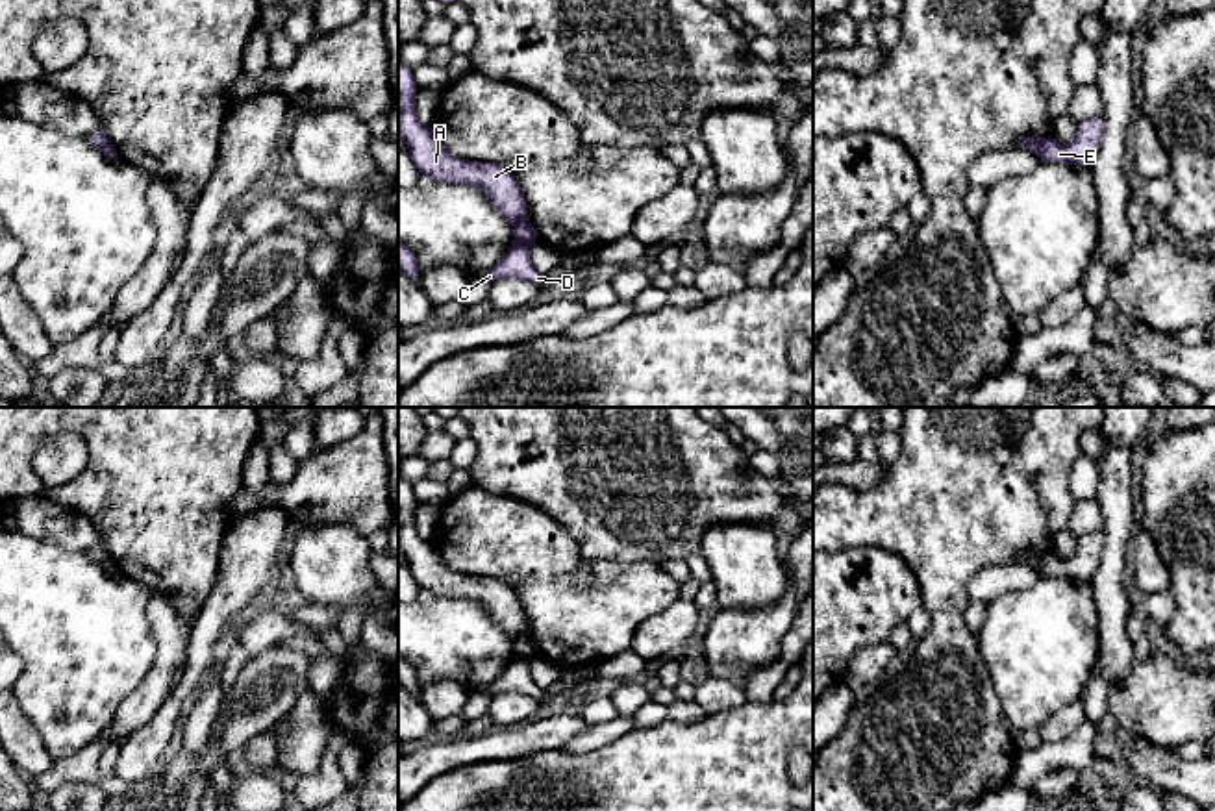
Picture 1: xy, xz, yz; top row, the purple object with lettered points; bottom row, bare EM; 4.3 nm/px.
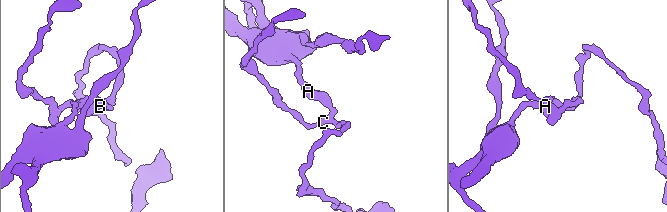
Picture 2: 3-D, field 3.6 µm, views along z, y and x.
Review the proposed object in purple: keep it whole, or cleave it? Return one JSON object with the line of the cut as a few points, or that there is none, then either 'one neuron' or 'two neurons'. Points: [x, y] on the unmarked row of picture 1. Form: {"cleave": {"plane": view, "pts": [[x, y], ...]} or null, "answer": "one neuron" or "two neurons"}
{"cleave": {"plane": "yz", "pts": [[1043, 554], [1038, 565]]}, "answer": "two neurons"}

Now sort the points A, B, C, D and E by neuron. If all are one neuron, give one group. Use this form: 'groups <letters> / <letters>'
groups A B / C D E

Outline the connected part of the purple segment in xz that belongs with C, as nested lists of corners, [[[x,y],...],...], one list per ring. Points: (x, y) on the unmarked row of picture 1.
[[[524,633],[515,639],[515,655],[496,681],[483,687],[480,692],[489,698],[500,692],[520,692],[535,700],[543,700],[548,691],[541,689],[530,674],[530,659],[541,655],[539,648],[532,643],[530,635]]]

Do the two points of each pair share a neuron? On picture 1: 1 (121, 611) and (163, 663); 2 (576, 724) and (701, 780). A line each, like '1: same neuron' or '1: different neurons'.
1: different neurons
2: different neurons

